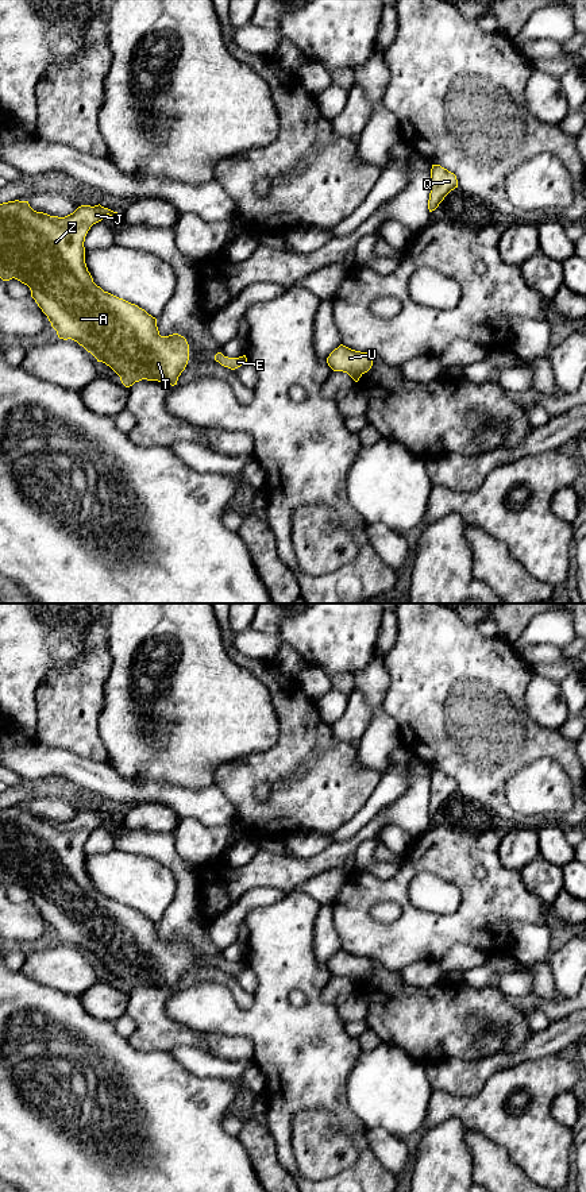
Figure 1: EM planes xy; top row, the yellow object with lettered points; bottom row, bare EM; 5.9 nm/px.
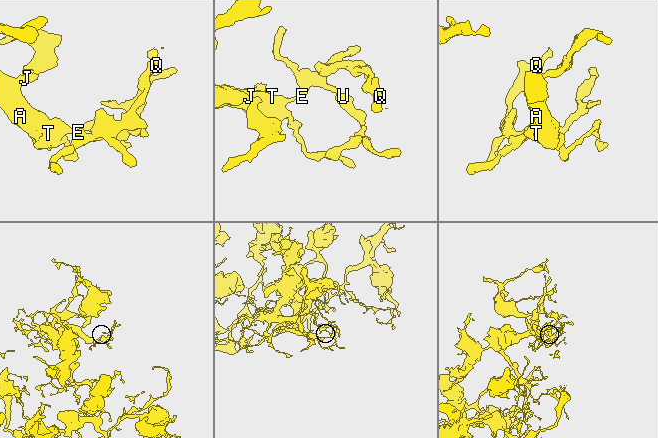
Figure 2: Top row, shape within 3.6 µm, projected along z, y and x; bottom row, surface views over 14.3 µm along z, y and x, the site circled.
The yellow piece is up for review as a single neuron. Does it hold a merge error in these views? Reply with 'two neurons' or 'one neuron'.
one neuron

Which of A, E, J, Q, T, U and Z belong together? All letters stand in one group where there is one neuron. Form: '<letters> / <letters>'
A E J Q T U Z

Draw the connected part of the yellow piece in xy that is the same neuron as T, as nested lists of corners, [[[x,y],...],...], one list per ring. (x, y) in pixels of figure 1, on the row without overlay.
[[[28,806],[0,809],[0,883],[15,883],[27,890],[58,942],[77,946],[97,967],[109,971],[126,992],[142,984],[174,991],[189,965],[186,944],[178,938],[161,941],[155,922],[138,910],[104,896],[88,876],[85,841],[107,819],[115,825],[123,822],[123,818],[100,809],[81,810],[65,822],[36,817]]]

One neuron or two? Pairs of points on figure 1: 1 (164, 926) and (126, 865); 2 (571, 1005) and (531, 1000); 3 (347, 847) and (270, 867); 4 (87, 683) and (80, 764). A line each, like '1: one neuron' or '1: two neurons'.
1: two neurons
2: one neuron
3: one neuron
4: two neurons

